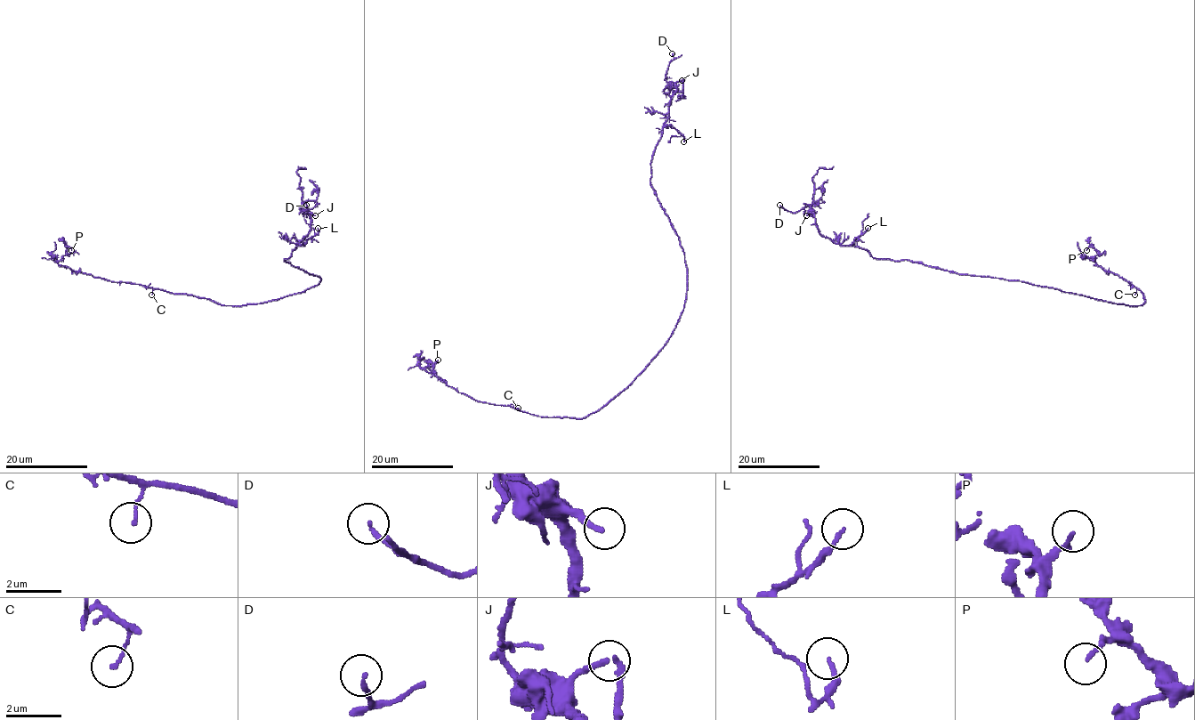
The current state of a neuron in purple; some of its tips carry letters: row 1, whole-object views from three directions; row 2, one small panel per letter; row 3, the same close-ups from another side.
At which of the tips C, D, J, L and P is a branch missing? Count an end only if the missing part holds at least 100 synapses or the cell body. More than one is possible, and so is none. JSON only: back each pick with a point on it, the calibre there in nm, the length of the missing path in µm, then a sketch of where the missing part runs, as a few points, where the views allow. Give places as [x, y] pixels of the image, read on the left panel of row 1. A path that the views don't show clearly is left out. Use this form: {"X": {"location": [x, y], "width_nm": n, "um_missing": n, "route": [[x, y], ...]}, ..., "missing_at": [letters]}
{"J": {"location": [315, 215], "width_nm": 200, "um_missing": 70}, "missing_at": ["J"]}

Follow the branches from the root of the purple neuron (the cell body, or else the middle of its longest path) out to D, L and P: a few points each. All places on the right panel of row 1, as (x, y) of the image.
D: (1049, 287), (960, 275), (907, 259), (876, 258), (864, 249), (825, 238), (810, 207), (791, 212), (779, 205)
L: (1049, 287), (1014, 279), (960, 275), (907, 259), (876, 258), (852, 245), (867, 228)
P: (1049, 287), (1128, 305), (1144, 302), (1130, 282), (1095, 262), (1097, 252), (1093, 247), (1086, 250)

